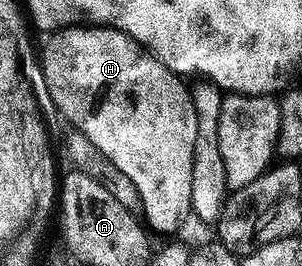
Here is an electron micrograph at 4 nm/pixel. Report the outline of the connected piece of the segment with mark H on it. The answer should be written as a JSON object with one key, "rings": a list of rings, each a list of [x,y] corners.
{"rings":[[[80,24],[78,26],[69,26],[58,32],[52,33],[47,42],[47,47],[43,50],[43,82],[47,85],[47,94],[51,97],[51,102],[71,121],[70,125],[74,129],[80,130],[133,184],[135,196],[138,205],[143,206],[142,217],[147,217],[146,225],[152,231],[156,230],[159,234],[171,234],[186,218],[191,214],[191,193],[193,192],[193,156],[195,155],[195,145],[197,144],[197,108],[192,91],[187,90],[187,86],[182,77],[174,74],[161,60],[157,60],[148,50],[145,49],[137,40],[130,38],[125,32],[114,30],[111,26],[92,26],[90,24]]]}

